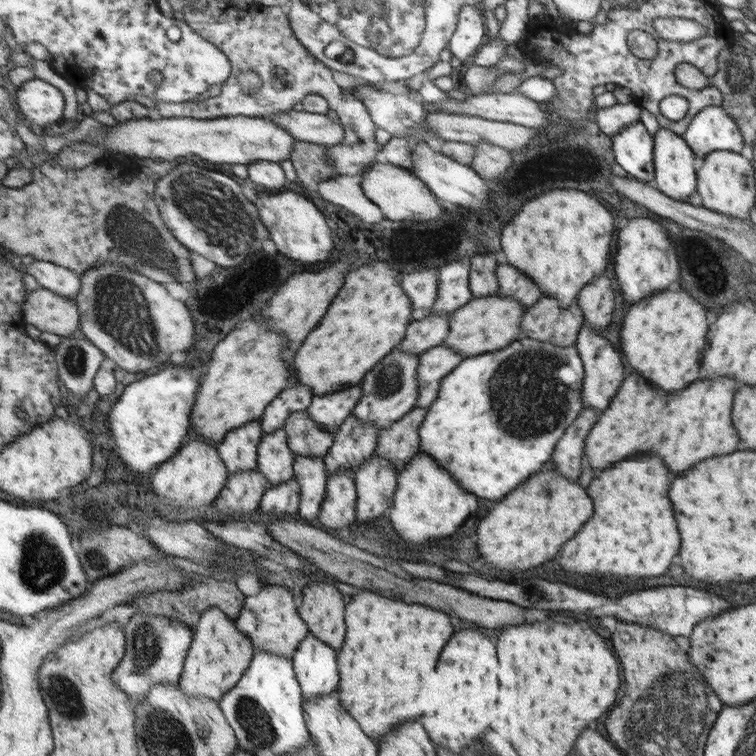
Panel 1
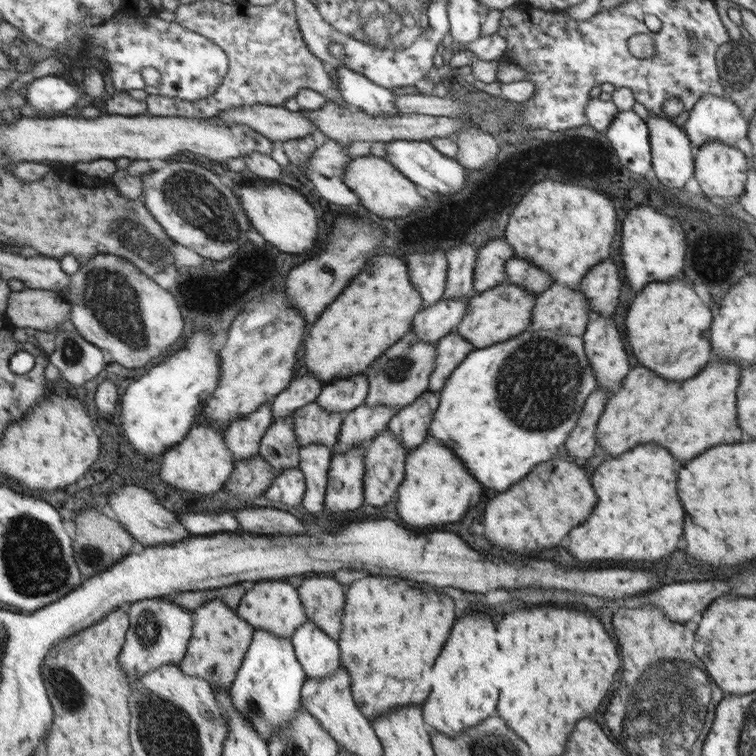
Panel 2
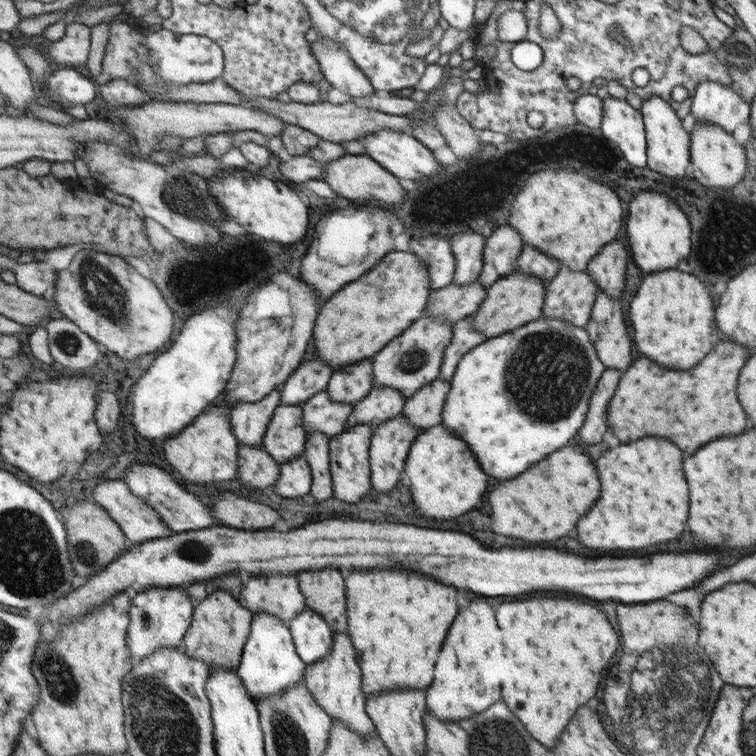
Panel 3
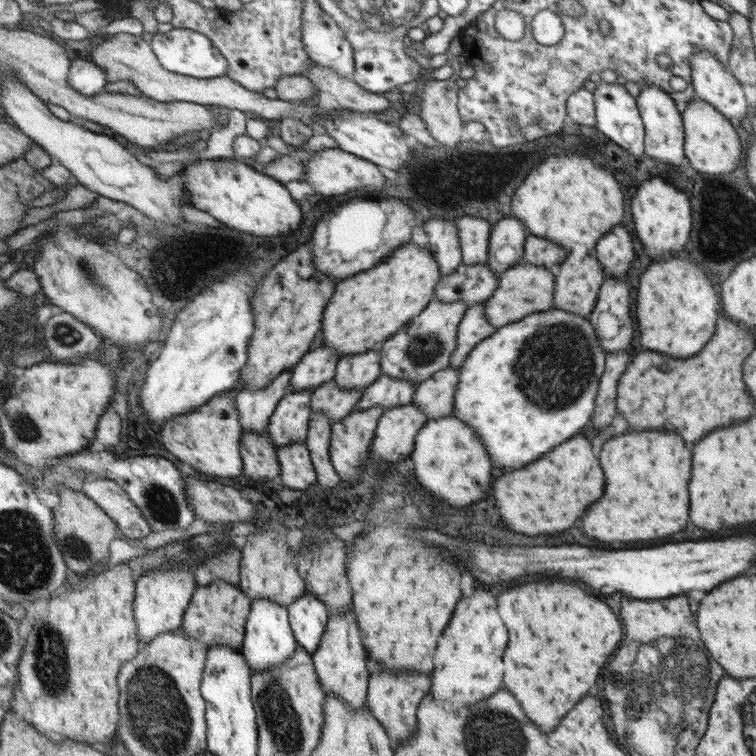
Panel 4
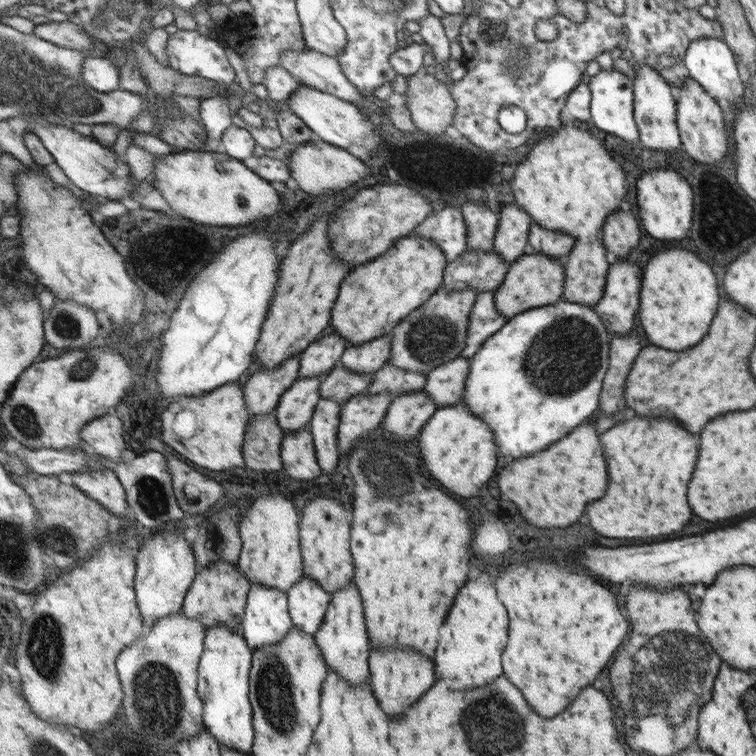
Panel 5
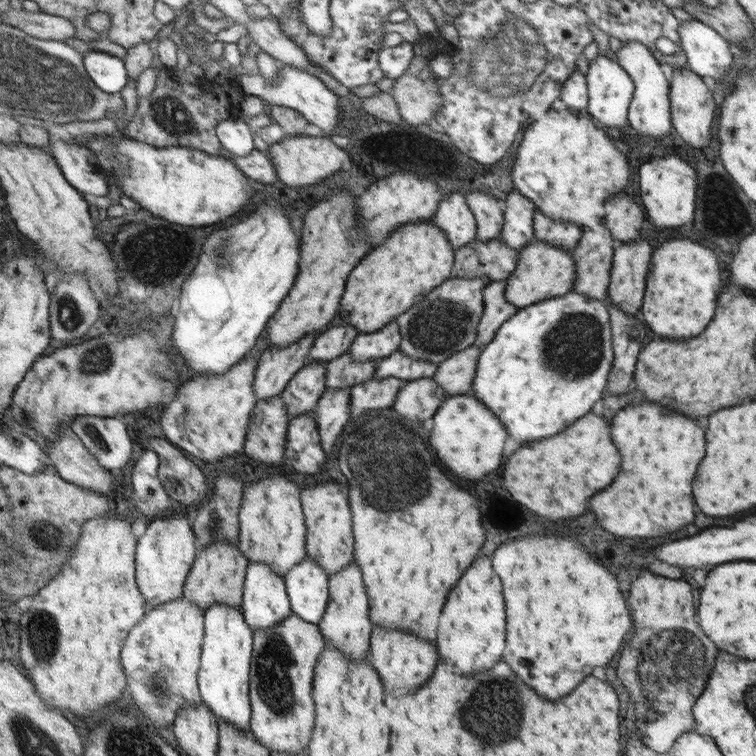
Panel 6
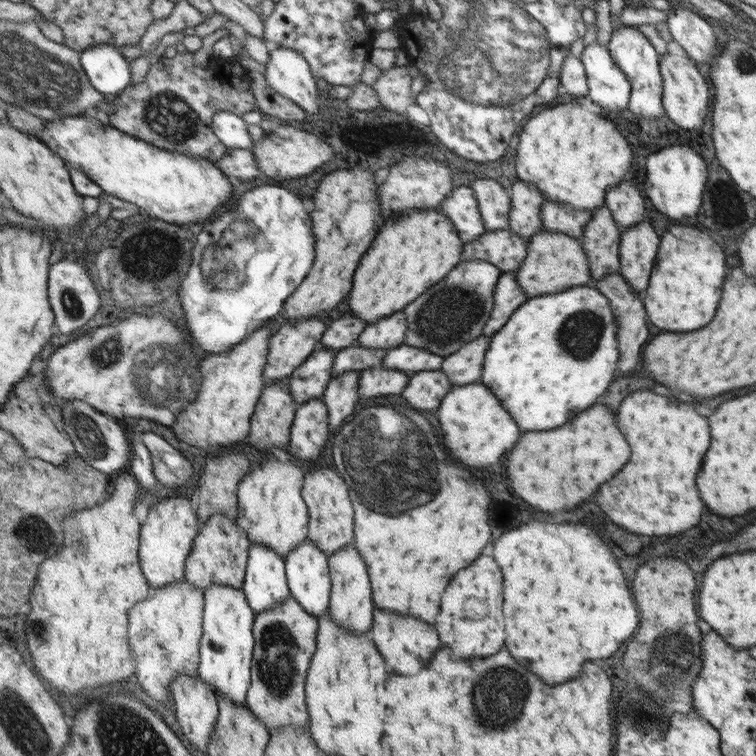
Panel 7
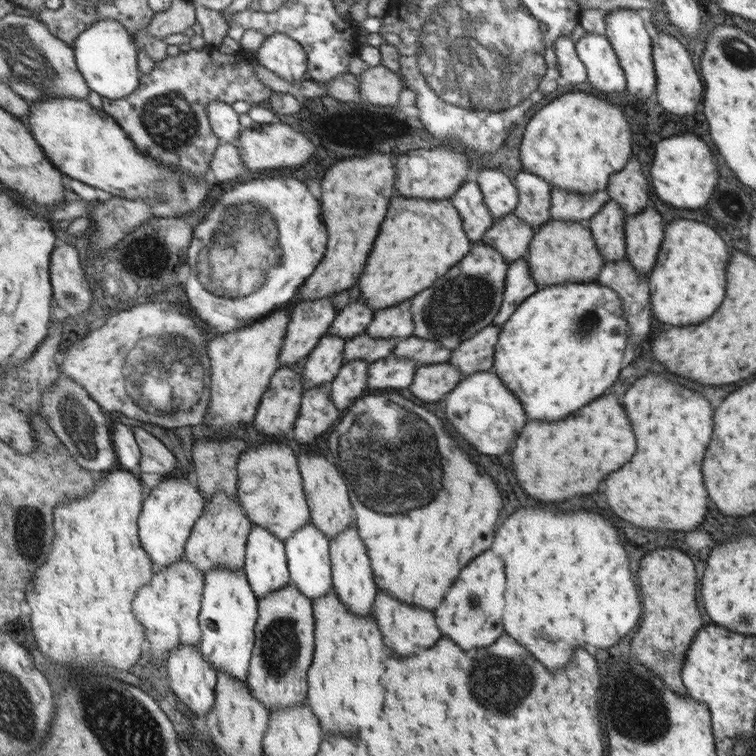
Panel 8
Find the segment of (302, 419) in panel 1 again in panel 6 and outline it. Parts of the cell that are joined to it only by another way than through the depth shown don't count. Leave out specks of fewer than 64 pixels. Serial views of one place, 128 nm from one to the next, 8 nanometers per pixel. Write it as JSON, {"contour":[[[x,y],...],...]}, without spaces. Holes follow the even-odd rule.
{"contour":[[[347,353],[328,364],[328,389],[352,388],[360,382],[366,382],[375,376],[379,361],[354,362],[352,354]]]}

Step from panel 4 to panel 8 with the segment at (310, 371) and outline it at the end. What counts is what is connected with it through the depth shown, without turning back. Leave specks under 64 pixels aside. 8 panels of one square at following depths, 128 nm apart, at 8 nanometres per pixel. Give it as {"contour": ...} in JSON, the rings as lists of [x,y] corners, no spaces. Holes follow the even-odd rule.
{"contour":[[[357,300],[348,304],[343,310],[339,311],[339,316],[332,325],[331,333],[333,336],[346,338],[362,335],[367,331],[374,318],[374,308],[364,304],[362,300]]]}

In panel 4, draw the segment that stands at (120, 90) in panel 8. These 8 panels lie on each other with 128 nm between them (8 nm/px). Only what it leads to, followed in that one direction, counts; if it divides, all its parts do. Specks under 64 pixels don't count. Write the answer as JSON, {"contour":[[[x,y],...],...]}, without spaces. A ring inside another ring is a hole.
{"contour":[[[77,57],[72,65],[69,78],[72,86],[86,96],[96,96],[104,93],[110,83],[110,76],[105,69],[91,58]]]}

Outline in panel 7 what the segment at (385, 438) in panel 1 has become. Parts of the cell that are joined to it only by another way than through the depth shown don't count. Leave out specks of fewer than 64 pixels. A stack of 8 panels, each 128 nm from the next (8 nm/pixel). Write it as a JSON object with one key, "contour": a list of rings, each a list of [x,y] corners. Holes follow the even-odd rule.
{"contour":[[[480,336],[443,360],[441,370],[452,387],[478,382],[492,337]]]}

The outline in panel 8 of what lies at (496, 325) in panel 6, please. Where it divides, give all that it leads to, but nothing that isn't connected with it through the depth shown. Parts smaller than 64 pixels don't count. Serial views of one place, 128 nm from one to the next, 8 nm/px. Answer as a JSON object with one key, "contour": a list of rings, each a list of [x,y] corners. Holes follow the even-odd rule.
{"contour":[[[525,258],[510,264],[510,268],[507,270],[506,285],[504,285],[502,308],[496,313],[492,324],[501,326],[507,323],[516,307],[539,289],[536,281],[531,278]]]}

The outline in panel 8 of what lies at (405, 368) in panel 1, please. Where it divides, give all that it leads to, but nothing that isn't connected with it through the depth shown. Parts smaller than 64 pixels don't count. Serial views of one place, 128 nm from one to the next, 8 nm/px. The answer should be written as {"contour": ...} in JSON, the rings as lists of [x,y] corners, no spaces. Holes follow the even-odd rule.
{"contour":[[[476,241],[471,253],[459,264],[454,266],[456,270],[452,270],[452,274],[444,274],[440,282],[410,300],[410,312],[414,318],[412,336],[434,340],[450,351],[492,325],[496,313],[502,308],[504,285],[510,268],[496,248],[481,241]]]}

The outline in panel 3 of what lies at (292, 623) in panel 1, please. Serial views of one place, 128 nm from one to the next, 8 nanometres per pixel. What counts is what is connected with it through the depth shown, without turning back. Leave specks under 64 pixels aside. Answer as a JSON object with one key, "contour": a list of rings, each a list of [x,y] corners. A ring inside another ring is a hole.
{"contour":[[[262,574],[262,576],[246,577],[245,590],[240,599],[244,606],[248,606],[255,614],[268,612],[286,620],[288,625],[292,620],[296,620],[308,605],[301,580],[298,581],[296,574]]]}

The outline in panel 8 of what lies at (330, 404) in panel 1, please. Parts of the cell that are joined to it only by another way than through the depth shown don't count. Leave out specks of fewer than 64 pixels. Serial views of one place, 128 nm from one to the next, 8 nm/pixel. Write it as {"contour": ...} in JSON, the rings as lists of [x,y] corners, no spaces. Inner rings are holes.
{"contour":[[[410,300],[396,306],[377,310],[366,334],[370,338],[405,339],[413,335],[414,318],[410,312]]]}

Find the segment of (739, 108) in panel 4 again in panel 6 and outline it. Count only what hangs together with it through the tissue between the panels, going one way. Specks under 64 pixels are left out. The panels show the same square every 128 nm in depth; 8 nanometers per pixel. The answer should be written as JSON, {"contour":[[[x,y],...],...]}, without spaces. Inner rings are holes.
{"contour":[[[700,20],[684,21],[679,27],[680,44],[687,54],[687,68],[702,78],[730,82],[734,57],[730,43]]]}

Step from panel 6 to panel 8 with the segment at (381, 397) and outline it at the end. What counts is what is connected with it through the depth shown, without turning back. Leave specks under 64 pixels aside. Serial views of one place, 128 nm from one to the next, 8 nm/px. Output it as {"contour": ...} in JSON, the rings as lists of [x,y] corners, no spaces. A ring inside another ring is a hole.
{"contour":[[[393,353],[368,365],[368,386],[372,390],[409,388],[415,378],[416,362],[410,358],[396,358]]]}

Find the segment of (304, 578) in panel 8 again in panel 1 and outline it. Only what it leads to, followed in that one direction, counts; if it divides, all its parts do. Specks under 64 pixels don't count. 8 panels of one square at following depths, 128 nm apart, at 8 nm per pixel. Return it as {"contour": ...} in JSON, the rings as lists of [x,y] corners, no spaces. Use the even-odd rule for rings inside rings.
{"contour":[[[314,632],[308,634],[308,638],[300,644],[294,660],[306,702],[310,698],[328,696],[339,690],[341,683],[339,651],[324,640],[320,640]]]}

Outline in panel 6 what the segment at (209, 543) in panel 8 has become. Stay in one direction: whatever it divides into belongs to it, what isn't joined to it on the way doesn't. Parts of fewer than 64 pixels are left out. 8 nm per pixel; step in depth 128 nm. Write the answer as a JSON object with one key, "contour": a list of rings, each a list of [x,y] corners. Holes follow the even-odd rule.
{"contour":[[[216,542],[212,546],[204,546],[200,549],[198,560],[188,578],[185,596],[192,602],[196,602],[205,612],[214,604],[228,604],[232,608],[243,608],[251,562],[247,553],[240,547],[228,542]]]}

